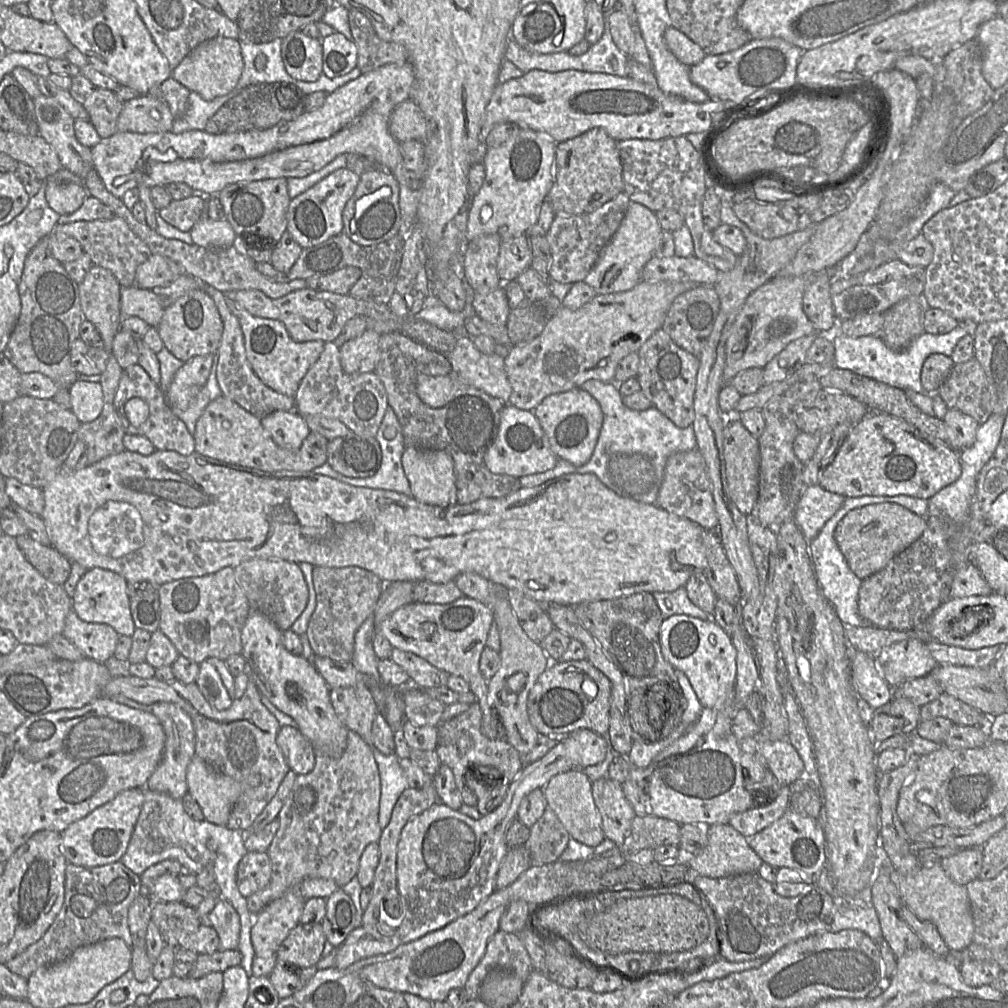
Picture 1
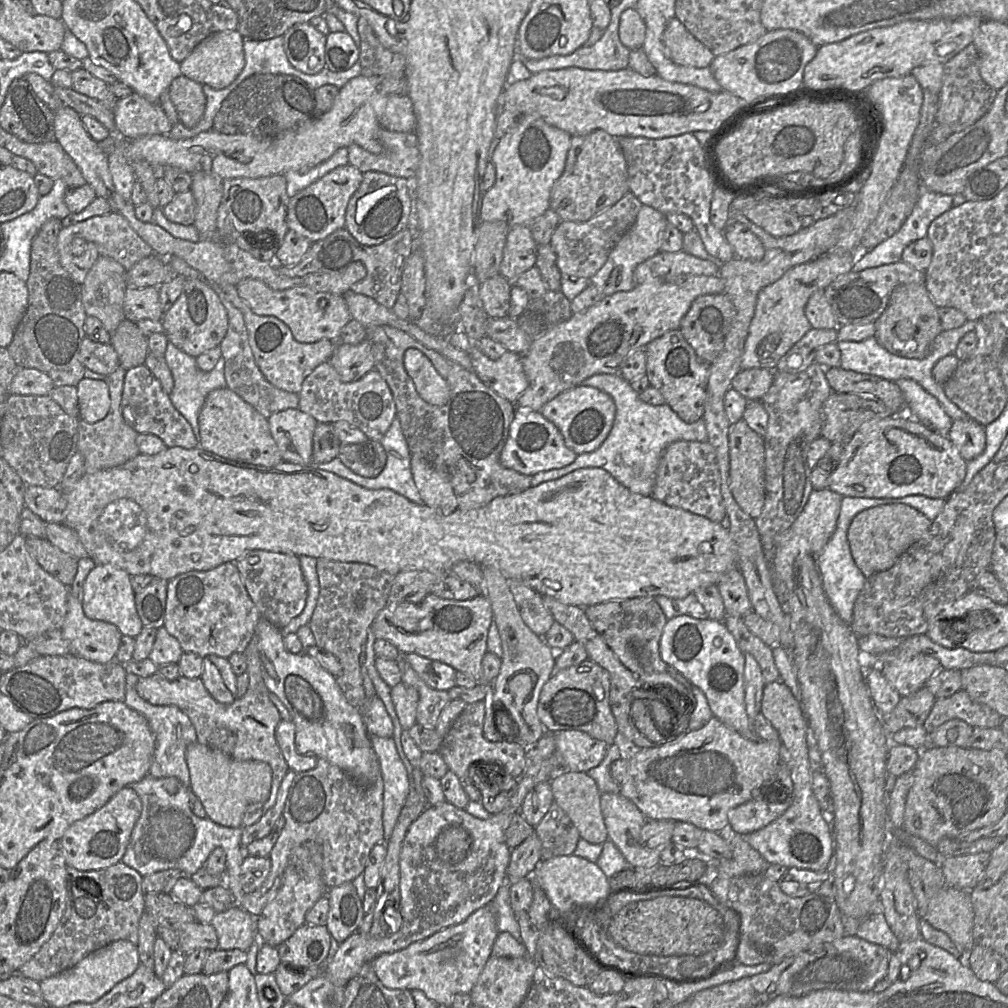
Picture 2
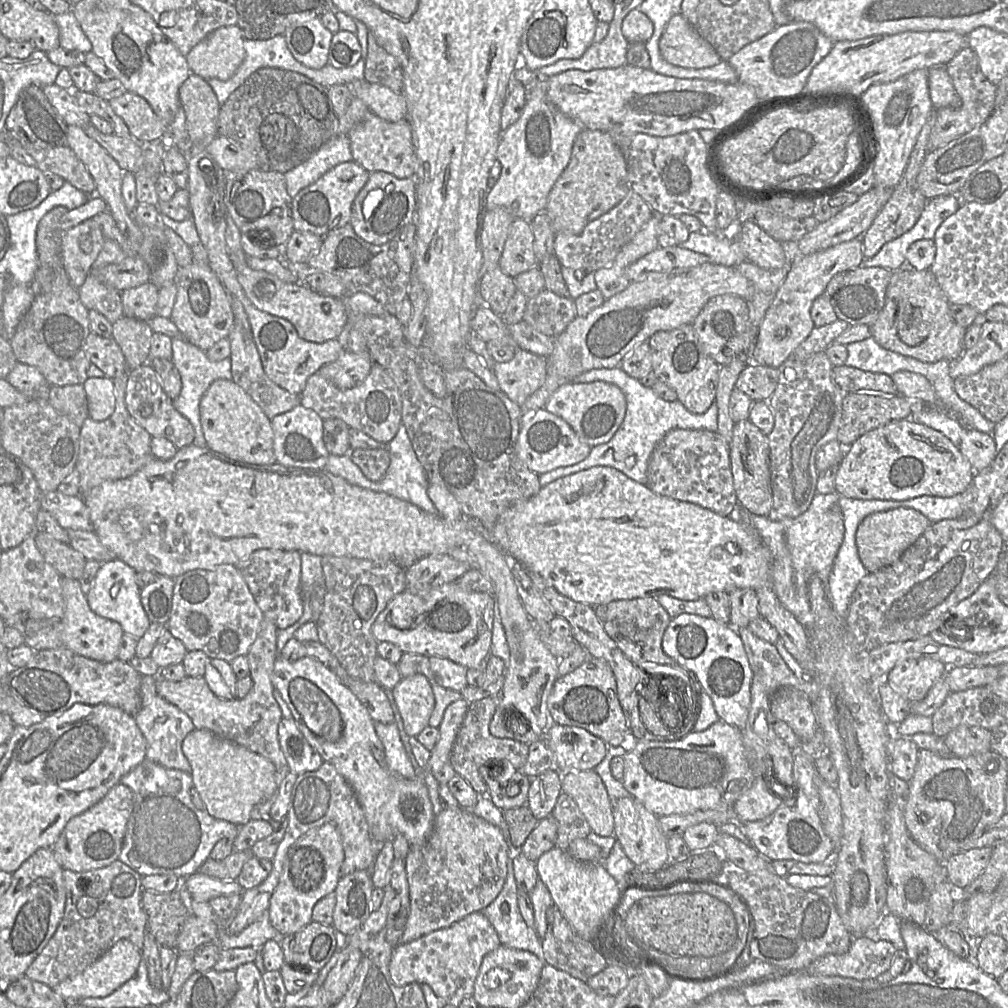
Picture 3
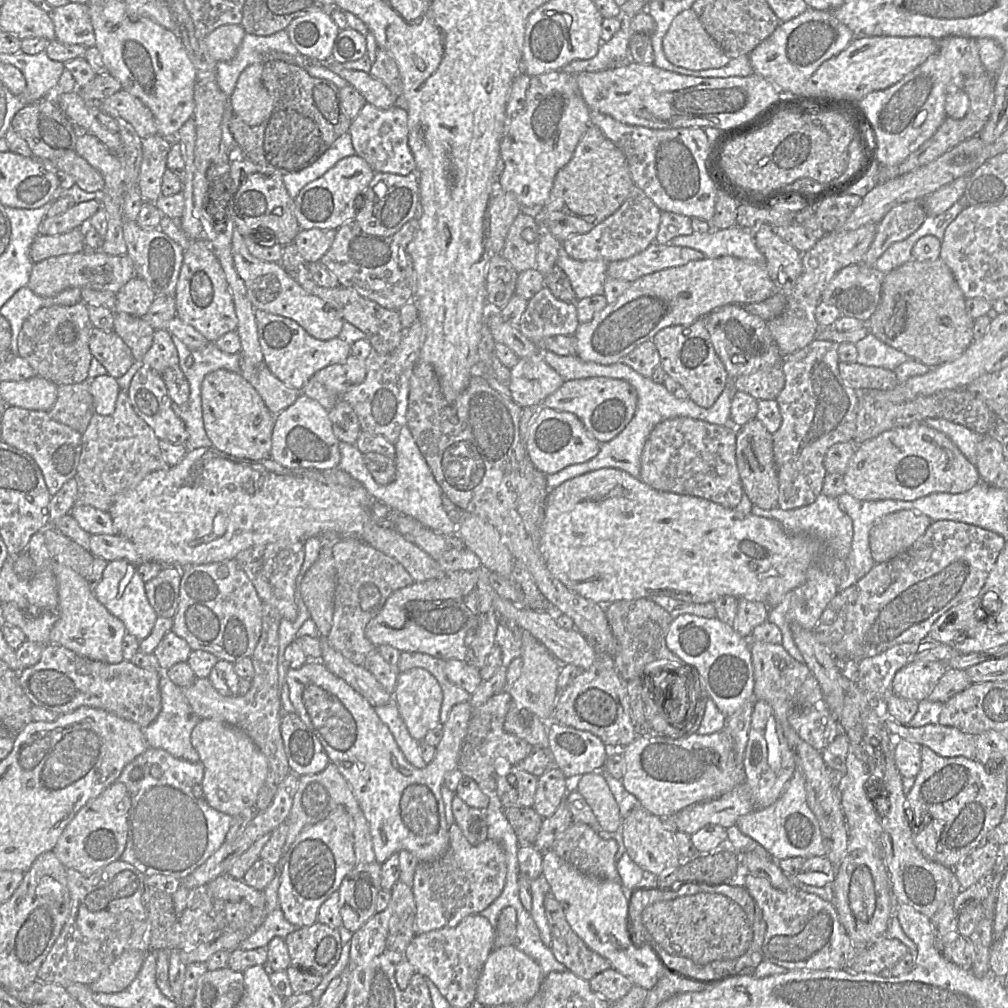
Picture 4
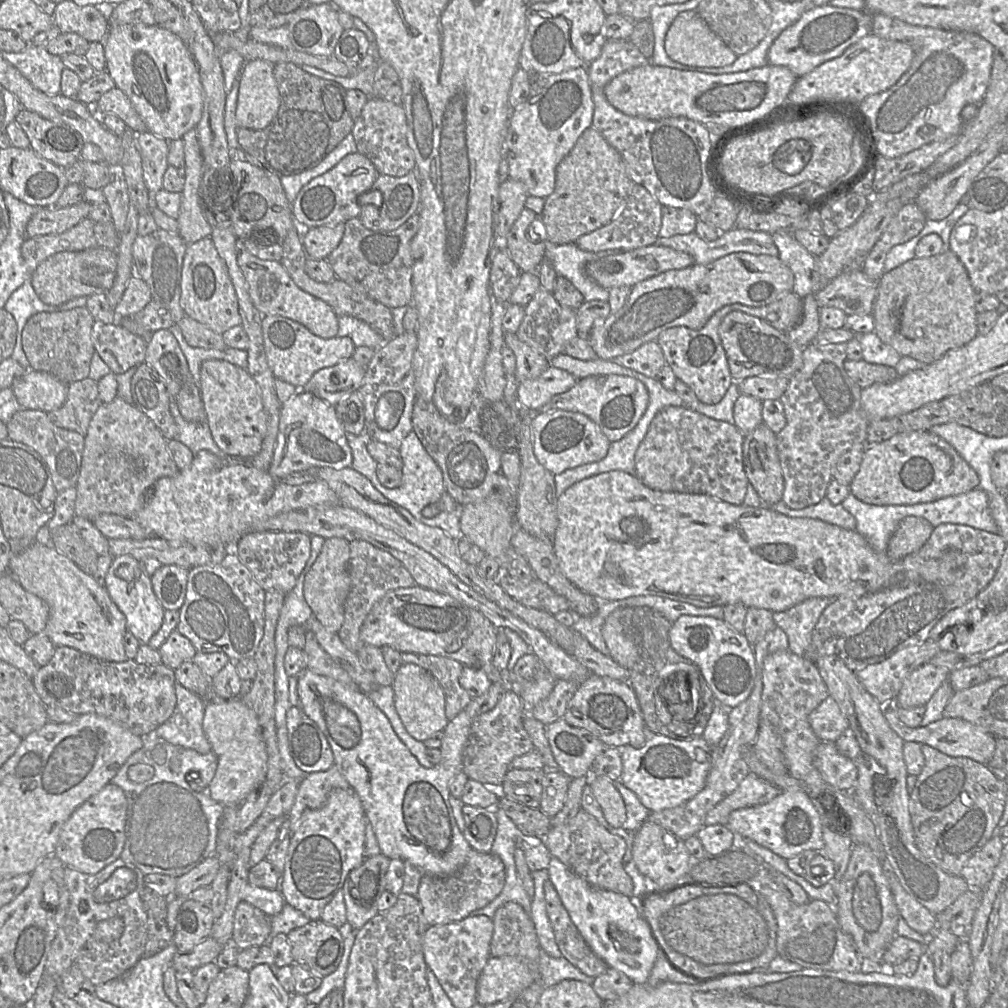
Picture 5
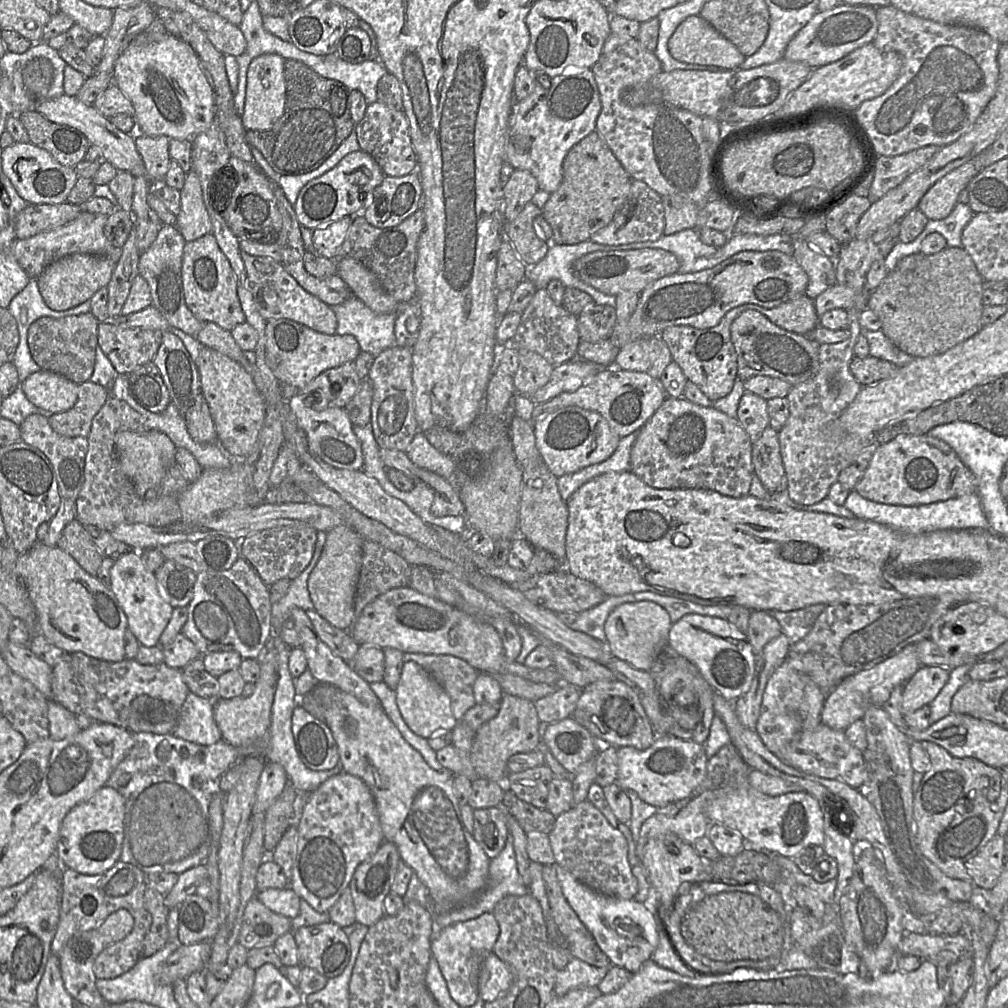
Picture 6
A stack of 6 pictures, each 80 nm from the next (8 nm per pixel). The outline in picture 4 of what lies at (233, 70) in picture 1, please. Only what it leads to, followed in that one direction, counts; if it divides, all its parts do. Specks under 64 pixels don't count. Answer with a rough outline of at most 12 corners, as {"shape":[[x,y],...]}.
{"shape":[[240,24],[214,29],[204,46],[216,62],[231,60],[245,35]]}

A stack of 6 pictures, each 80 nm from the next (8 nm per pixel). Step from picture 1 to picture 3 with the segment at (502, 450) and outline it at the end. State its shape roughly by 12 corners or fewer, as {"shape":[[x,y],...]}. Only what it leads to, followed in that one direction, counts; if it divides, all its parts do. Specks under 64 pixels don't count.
{"shape":[[541,408],[521,424],[516,453],[541,475],[592,447]]}

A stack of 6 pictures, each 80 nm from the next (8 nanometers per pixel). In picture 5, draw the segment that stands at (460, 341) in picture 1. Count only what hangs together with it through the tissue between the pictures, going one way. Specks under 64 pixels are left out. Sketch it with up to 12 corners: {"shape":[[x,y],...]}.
{"shape":[[550,365],[539,377],[518,383],[517,403],[537,412],[576,382]]}

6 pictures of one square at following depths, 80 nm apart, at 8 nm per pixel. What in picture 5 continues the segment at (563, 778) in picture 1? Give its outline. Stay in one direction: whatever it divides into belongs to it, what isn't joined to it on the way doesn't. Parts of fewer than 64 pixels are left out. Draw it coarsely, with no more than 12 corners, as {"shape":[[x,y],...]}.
{"shape":[[591,775],[587,786],[608,824],[622,827],[626,809],[614,781]]}

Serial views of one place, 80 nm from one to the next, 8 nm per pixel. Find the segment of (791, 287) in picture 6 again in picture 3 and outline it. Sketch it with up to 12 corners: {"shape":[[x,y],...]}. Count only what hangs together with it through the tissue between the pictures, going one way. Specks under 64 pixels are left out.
{"shape":[[736,267],[649,272],[555,338],[535,412],[563,384],[615,368],[713,297],[750,301]]}

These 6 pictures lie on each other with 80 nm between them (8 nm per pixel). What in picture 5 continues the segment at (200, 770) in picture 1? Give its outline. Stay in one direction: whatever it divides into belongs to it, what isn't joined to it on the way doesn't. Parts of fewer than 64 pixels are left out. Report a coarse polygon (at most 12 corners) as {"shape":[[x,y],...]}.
{"shape":[[240,698],[206,703],[218,758],[207,791],[240,806],[266,780],[256,713]]}

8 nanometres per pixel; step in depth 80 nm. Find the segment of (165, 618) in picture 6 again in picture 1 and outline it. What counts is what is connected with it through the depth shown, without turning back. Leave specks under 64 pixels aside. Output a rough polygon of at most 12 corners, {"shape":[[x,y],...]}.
{"shape":[[102,568],[79,580],[72,609],[131,637],[127,580]]}

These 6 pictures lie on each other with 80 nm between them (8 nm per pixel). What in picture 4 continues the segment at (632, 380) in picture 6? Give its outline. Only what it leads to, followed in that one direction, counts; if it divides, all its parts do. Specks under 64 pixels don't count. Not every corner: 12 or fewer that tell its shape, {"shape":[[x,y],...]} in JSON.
{"shape":[[607,377],[565,381],[542,407],[577,416],[601,444],[631,421],[637,392]]}

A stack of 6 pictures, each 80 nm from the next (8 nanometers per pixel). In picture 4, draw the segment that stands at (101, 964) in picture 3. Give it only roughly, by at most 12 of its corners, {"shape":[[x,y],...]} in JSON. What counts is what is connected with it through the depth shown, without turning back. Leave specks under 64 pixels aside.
{"shape":[[126,950],[89,984],[116,993],[136,977],[145,953]]}

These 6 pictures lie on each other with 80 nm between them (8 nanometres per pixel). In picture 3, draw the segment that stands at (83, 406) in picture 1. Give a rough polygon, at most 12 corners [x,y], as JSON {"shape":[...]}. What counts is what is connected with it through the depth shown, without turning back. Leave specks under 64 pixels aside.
{"shape":[[88,377],[83,387],[89,418],[108,419],[115,410],[113,380]]}

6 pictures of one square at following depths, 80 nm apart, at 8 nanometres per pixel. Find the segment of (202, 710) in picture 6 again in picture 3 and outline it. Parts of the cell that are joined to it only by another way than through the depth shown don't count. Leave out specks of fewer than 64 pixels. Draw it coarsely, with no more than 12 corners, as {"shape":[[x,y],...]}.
{"shape":[[143,676],[135,716],[146,757],[191,773],[182,750],[191,718]]}

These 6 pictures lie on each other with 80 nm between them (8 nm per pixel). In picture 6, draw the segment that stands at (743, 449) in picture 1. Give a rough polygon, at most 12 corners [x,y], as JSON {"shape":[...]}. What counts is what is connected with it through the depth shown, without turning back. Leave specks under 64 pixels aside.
{"shape":[[778,433],[752,443],[754,477],[769,493],[787,489]]}

